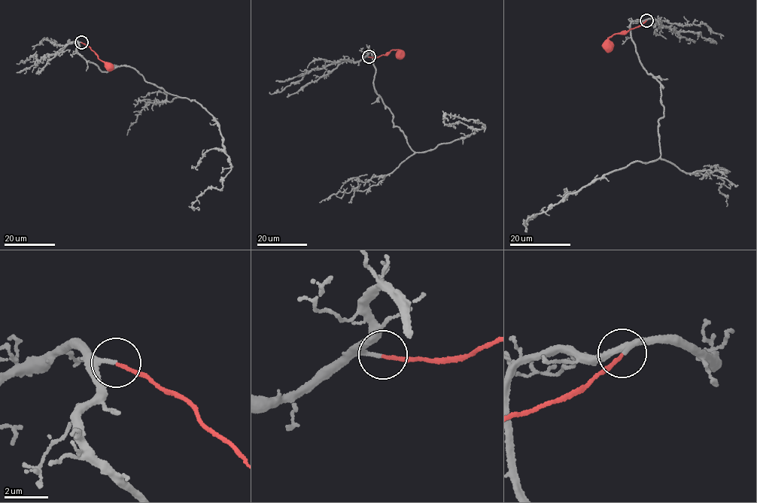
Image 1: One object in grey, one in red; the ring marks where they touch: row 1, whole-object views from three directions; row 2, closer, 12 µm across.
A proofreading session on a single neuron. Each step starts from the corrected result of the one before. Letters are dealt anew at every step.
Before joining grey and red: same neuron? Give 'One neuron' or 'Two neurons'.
One neuron

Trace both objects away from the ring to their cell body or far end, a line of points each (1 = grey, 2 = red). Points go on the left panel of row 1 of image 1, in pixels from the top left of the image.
1: (80, 42), (77, 53), (101, 71), (137, 70), (214, 117), (232, 167), (220, 189), (197, 198), (199, 208)
2: (80, 42), (89, 46), (98, 59), (109, 65)

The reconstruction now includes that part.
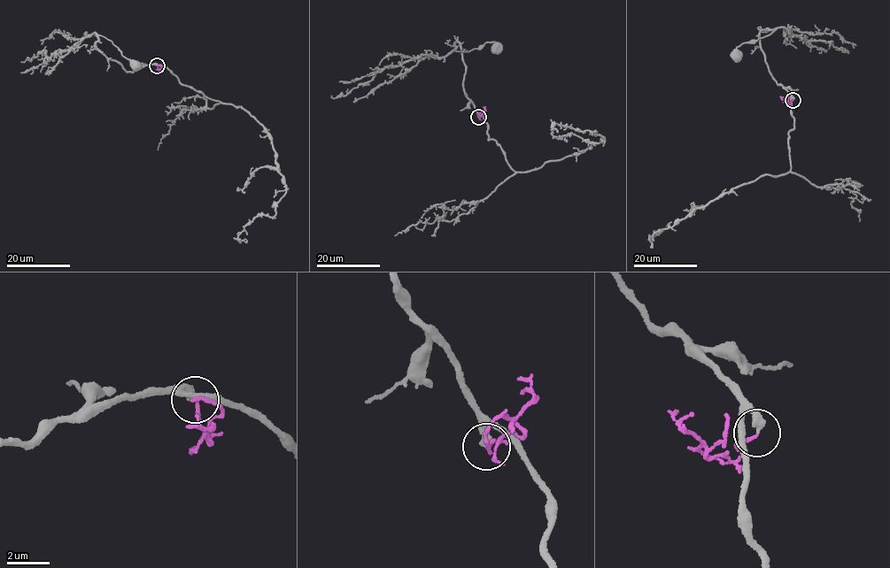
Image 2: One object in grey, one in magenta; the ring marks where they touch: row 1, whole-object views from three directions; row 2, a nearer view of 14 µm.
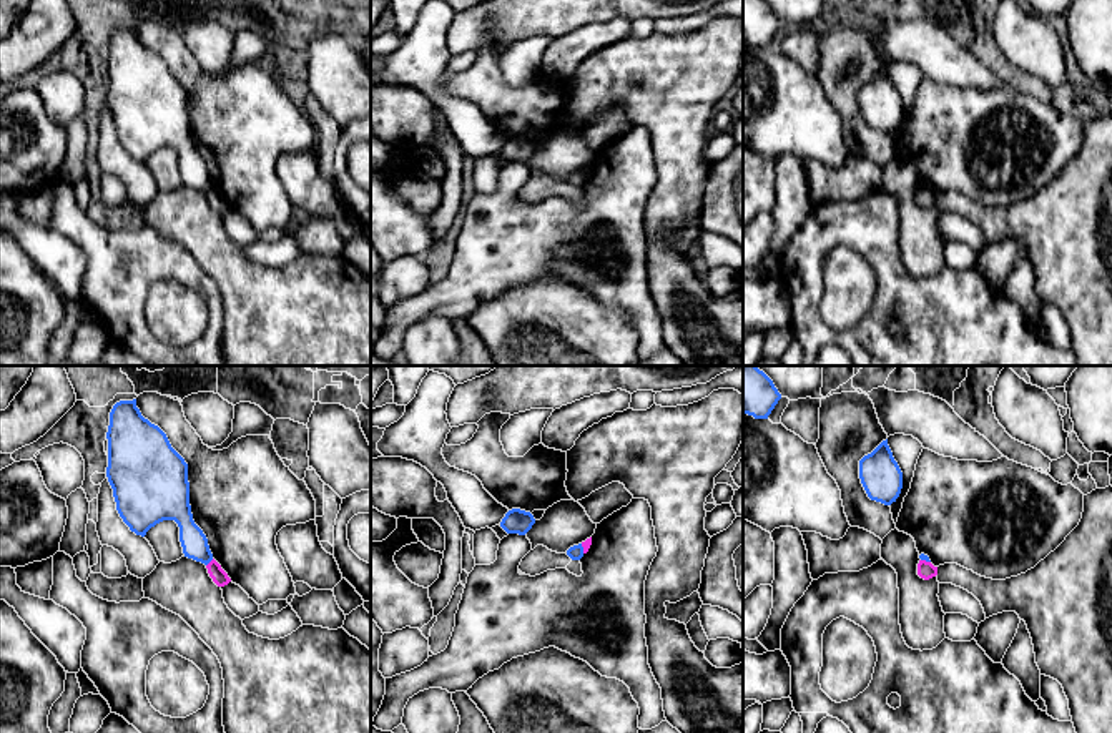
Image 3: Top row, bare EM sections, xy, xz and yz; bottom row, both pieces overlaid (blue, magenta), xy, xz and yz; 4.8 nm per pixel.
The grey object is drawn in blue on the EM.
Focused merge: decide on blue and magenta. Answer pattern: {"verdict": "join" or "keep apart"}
{"verdict": "keep apart"}

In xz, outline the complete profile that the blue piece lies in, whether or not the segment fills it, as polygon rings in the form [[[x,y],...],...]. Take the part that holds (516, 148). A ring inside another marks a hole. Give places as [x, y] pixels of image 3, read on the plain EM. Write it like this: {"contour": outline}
{"contour": [[[512,136],[502,146],[500,155],[507,161],[525,163],[532,156],[534,151],[535,151],[535,146],[530,140]]]}

